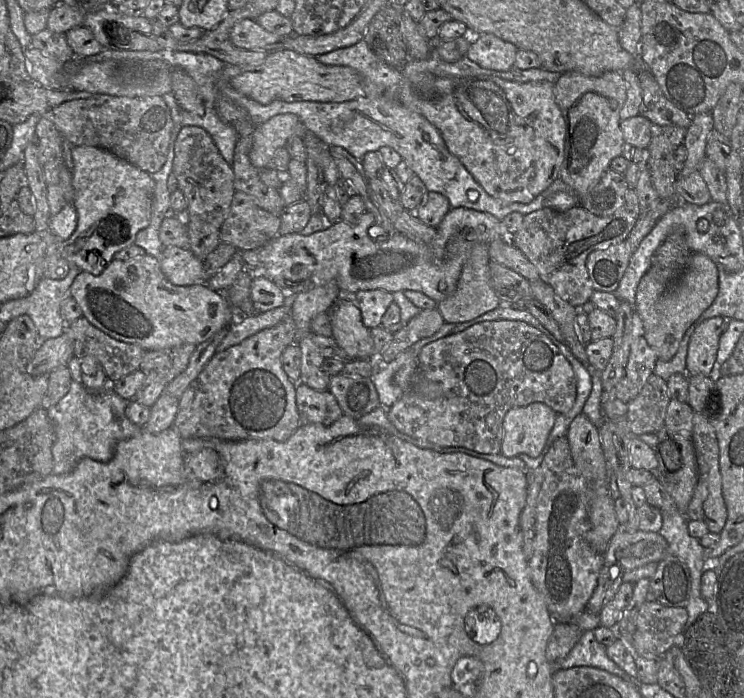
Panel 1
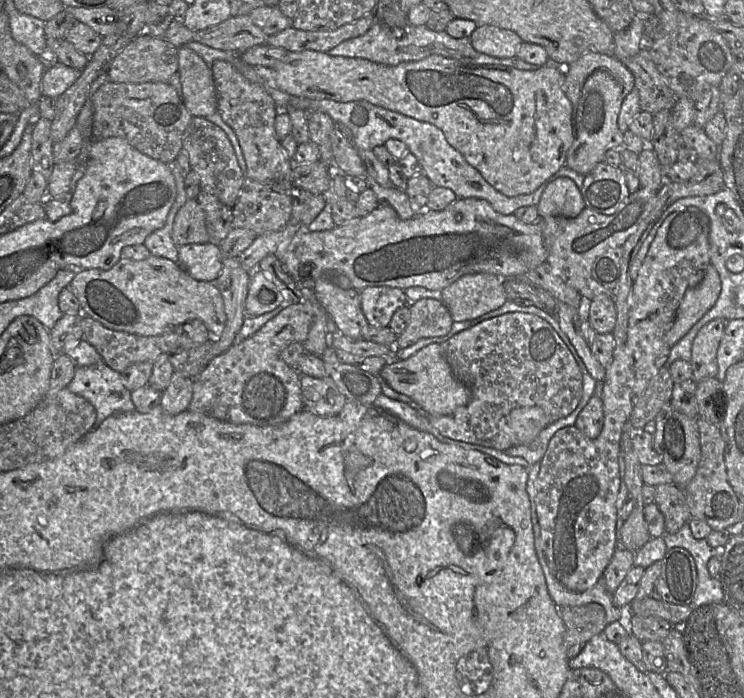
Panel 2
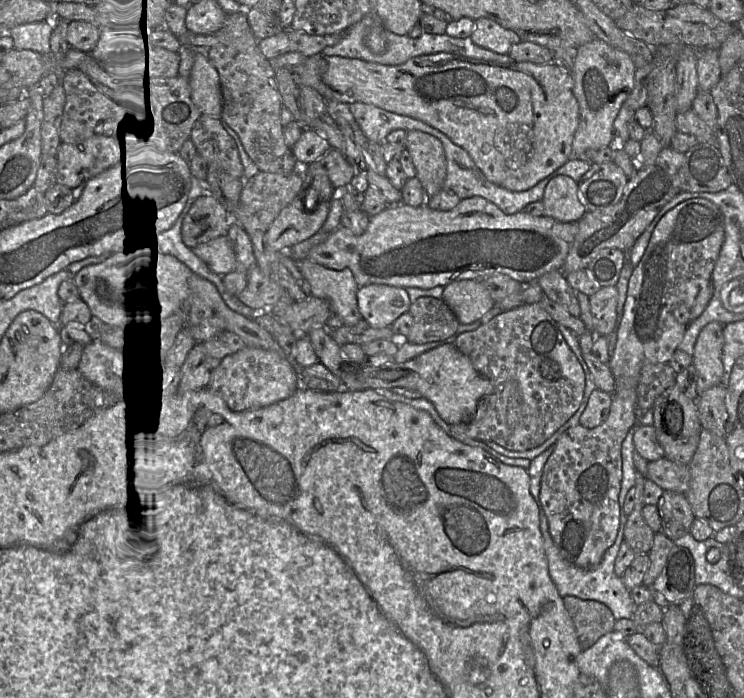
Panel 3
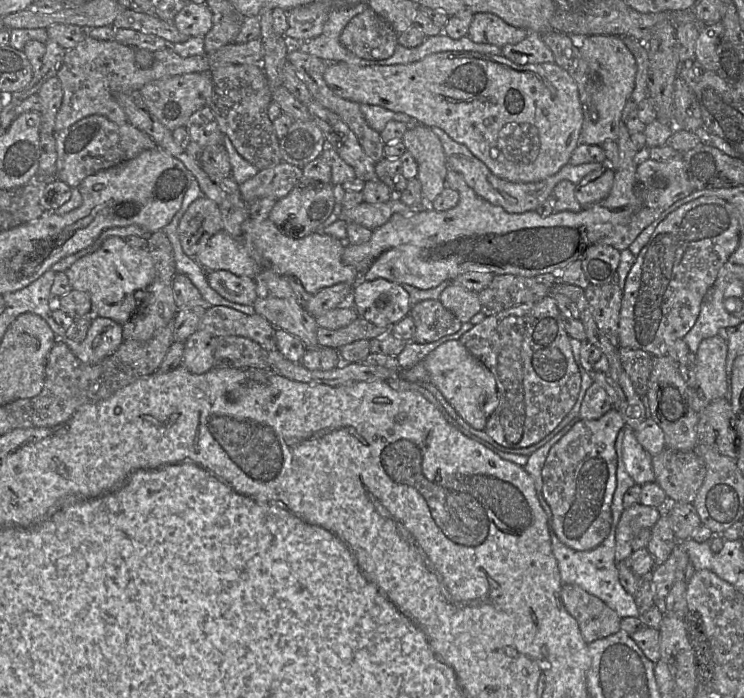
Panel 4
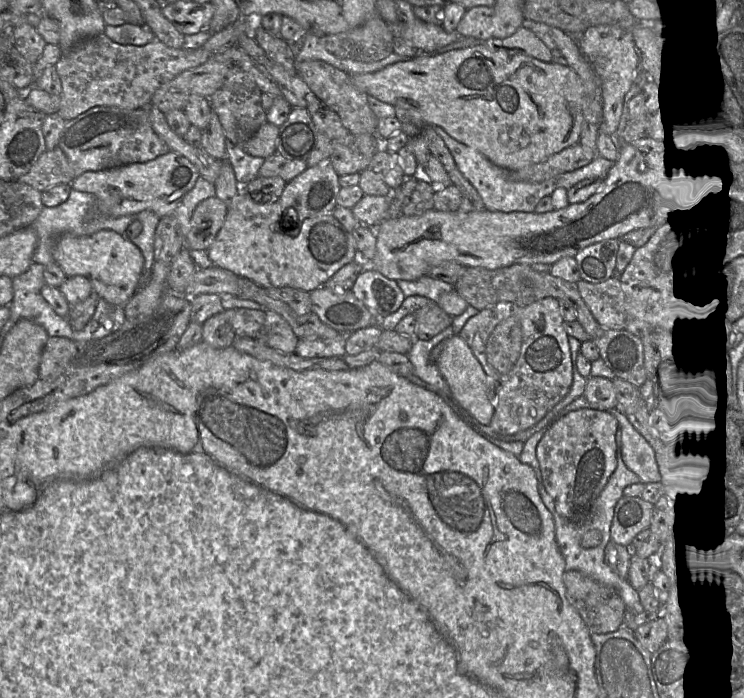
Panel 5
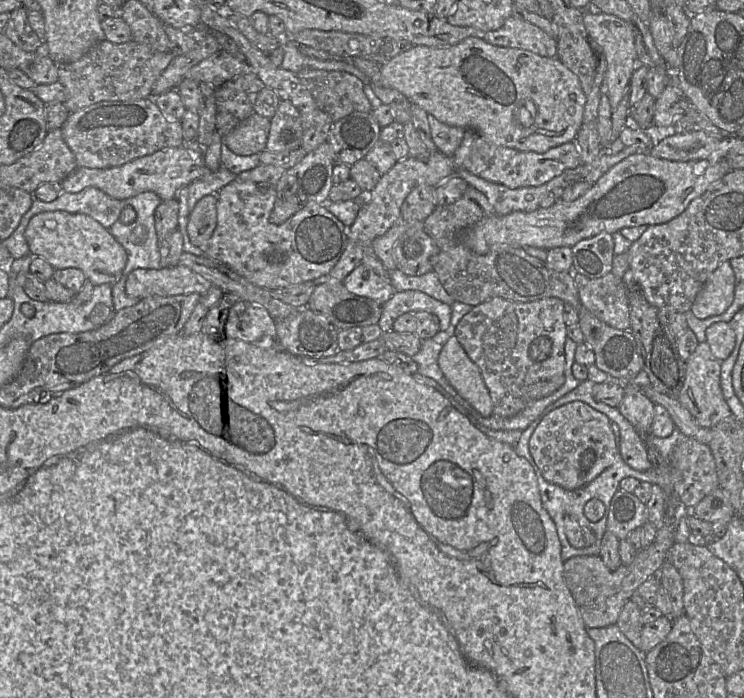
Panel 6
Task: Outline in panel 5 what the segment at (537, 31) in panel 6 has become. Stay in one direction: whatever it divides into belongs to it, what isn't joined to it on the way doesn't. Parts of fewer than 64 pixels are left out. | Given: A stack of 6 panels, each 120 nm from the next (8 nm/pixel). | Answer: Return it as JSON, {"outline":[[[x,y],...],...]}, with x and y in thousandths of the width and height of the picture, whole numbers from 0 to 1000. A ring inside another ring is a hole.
{"outline":[[[704,37],[685,53],[660,54],[649,59],[660,73],[680,73],[683,77],[706,77],[730,89],[743,89],[741,73],[733,62],[714,43]]]}

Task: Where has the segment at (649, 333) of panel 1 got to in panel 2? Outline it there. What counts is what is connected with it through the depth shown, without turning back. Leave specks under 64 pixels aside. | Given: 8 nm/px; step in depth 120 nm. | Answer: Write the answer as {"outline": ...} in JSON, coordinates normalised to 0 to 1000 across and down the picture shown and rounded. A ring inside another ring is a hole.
{"outline":[[[954,377],[944,403],[921,418],[906,464],[894,479],[894,490],[902,499],[958,440],[968,418],[966,391]]]}

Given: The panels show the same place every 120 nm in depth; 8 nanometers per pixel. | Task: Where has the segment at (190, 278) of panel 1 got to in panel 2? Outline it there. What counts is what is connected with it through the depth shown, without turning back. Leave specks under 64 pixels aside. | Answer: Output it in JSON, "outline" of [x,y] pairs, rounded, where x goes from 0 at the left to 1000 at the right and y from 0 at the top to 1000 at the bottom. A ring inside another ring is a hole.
{"outline":[[[251,350],[239,354],[239,378],[262,401],[289,404],[300,370],[292,350]]]}

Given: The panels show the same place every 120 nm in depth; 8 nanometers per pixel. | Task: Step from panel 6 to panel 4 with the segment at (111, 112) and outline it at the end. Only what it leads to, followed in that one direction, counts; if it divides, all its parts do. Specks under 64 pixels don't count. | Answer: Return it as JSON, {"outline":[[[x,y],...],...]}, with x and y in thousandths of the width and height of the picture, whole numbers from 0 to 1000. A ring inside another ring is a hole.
{"outline":[[[122,165],[75,192],[75,258],[94,269],[105,269],[118,252],[155,239],[184,225],[196,215],[211,212],[206,199],[175,176],[156,178],[140,166]]]}

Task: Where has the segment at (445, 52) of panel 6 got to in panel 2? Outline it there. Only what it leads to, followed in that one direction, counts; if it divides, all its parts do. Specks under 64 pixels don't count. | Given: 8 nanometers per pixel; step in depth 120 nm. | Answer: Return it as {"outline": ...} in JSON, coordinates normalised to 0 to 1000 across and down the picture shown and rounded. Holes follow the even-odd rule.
{"outline":[[[427,73],[387,74],[367,97],[362,99],[362,113],[375,129],[395,138],[414,142],[442,142],[453,146],[491,143],[503,150],[536,160],[563,173],[575,175],[589,182],[598,193],[602,205],[618,218],[626,231],[641,242],[649,255],[669,275],[683,282],[716,277],[733,259],[749,248],[761,234],[762,218],[772,201],[769,150],[758,132],[758,97],[742,90],[723,96],[720,100],[706,102],[668,92],[641,92],[616,89],[591,79],[579,79],[558,89],[542,89],[534,95],[507,92],[484,83],[446,82],[441,76]]]}

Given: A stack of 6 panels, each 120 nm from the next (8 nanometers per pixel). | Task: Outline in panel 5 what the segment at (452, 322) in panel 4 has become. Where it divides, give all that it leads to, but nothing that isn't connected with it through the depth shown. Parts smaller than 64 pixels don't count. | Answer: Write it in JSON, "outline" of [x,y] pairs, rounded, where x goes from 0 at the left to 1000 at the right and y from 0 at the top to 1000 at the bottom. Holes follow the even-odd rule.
{"outline":[[[579,430],[555,448],[559,460],[559,480],[556,486],[578,487],[608,467],[609,454],[597,447],[587,433]]]}

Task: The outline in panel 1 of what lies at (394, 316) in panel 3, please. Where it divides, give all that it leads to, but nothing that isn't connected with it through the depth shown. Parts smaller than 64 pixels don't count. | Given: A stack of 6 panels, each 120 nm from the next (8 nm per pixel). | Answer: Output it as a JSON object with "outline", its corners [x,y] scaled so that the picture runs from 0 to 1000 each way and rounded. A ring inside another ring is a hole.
{"outline":[[[511,414],[483,417],[474,431],[484,444],[489,467],[499,473],[511,467],[512,456],[528,433],[528,421]]]}

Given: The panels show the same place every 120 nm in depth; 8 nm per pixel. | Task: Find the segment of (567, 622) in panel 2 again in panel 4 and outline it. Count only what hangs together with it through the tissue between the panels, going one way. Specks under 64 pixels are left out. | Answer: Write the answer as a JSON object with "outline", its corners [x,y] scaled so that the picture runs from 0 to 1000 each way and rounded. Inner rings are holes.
{"outline":[[[757,837],[754,858],[762,877],[776,890],[789,923],[833,904],[832,881],[780,840]]]}

